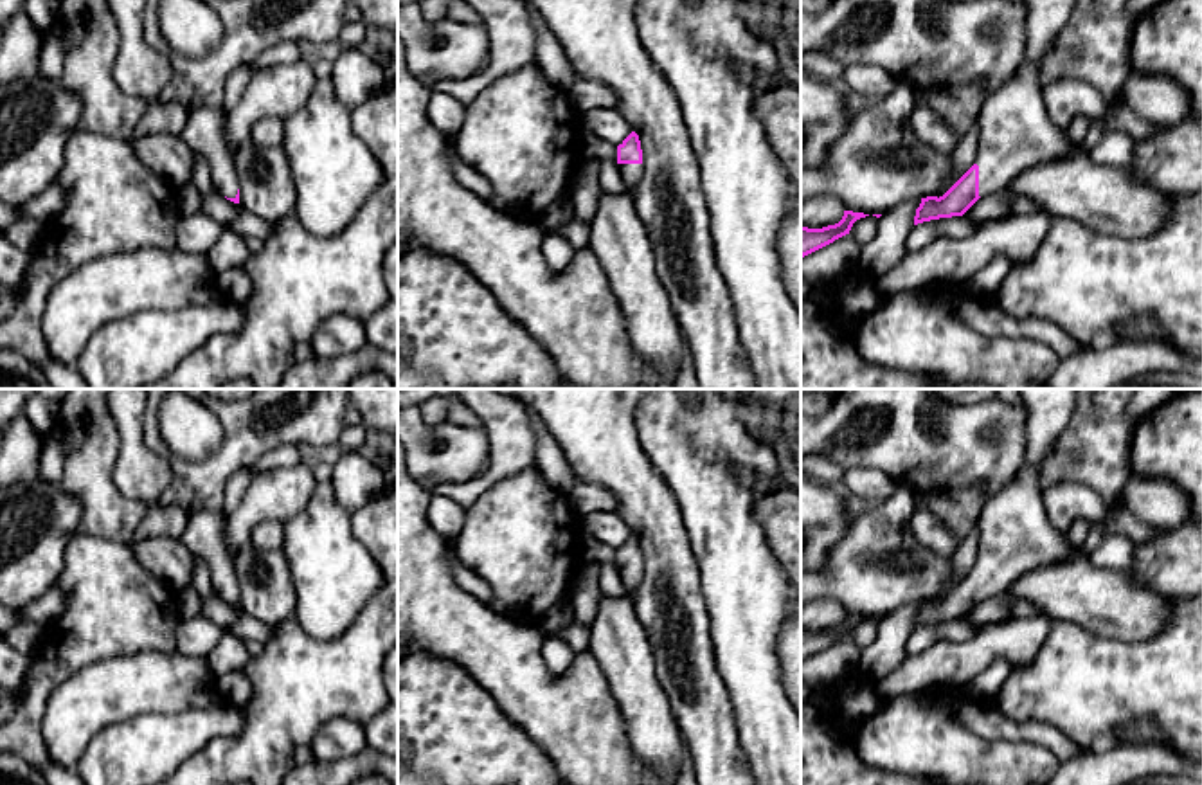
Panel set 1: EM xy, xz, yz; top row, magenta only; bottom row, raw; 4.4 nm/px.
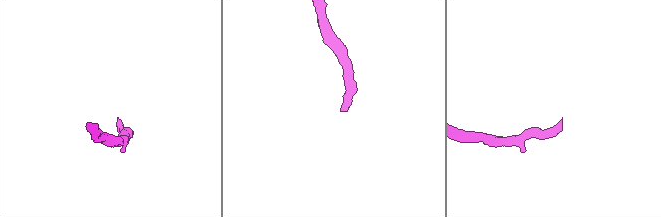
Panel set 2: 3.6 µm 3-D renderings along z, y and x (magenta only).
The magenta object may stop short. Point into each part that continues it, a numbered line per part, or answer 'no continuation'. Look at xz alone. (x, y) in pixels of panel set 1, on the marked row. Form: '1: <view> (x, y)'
1: xz (630, 173)

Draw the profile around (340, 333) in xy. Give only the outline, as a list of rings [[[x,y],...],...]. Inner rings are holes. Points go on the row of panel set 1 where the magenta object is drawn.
[[[336,313],[317,328],[309,342],[315,356],[336,358],[358,351],[367,337],[360,320]]]

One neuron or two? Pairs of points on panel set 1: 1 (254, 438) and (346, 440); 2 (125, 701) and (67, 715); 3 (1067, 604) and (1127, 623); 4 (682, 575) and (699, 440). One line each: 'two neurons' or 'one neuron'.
1: two neurons
2: one neuron
3: one neuron
4: two neurons

